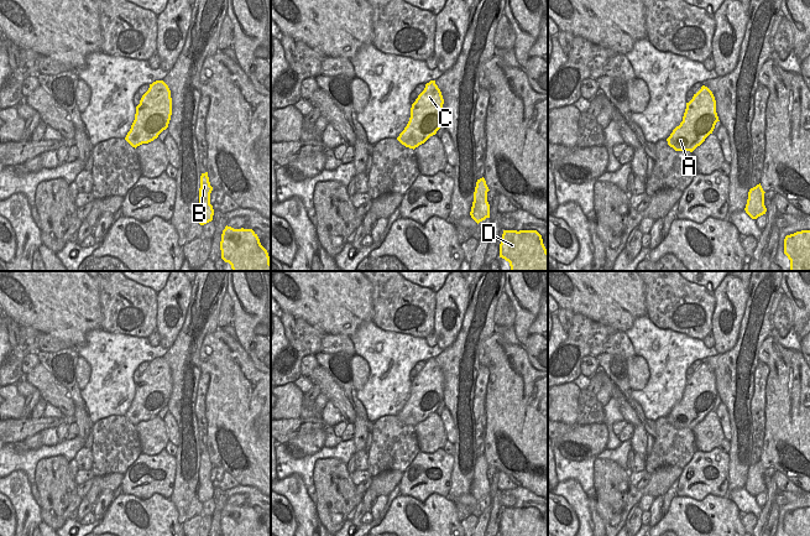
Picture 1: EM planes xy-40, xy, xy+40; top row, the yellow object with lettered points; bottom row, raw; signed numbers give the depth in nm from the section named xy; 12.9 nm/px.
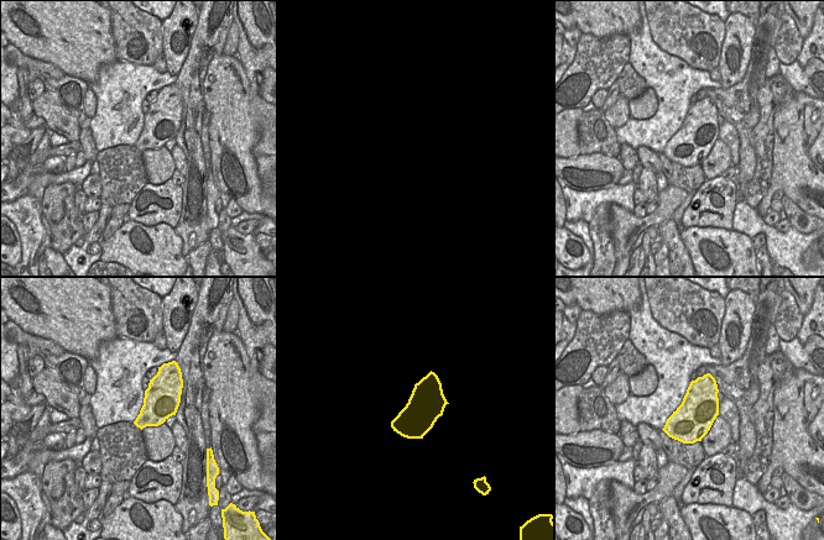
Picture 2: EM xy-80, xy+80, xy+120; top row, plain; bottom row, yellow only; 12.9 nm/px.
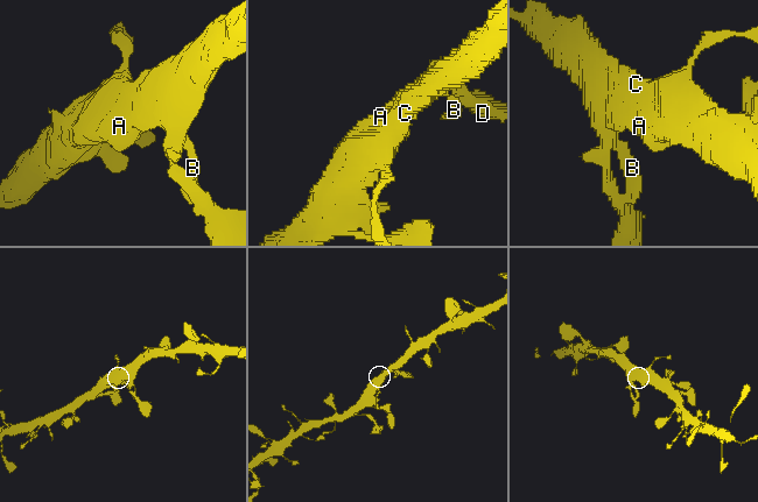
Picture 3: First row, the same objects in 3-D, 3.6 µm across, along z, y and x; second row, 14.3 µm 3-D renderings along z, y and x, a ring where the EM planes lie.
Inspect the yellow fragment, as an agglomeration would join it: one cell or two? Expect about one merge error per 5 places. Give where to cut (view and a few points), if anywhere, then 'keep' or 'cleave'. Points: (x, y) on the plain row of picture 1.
no cut | keep

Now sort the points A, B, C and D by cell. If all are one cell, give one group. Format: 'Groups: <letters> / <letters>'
Groups: A B C D

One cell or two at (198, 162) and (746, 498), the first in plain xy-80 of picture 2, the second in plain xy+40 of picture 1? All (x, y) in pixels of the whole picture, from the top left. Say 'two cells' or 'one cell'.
two cells

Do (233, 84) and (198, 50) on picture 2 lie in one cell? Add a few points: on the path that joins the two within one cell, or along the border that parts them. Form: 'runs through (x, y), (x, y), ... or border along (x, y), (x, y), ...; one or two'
border along (223, 53), (217, 53), (209, 62), (203, 89); two

